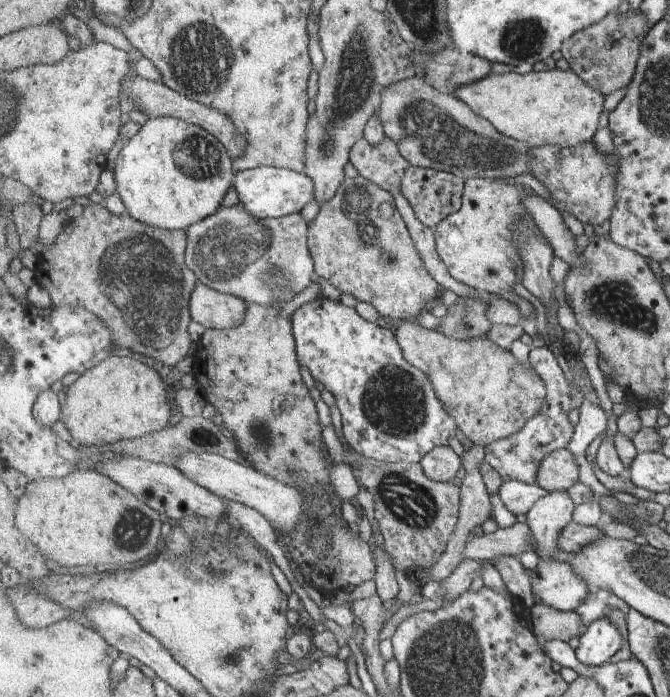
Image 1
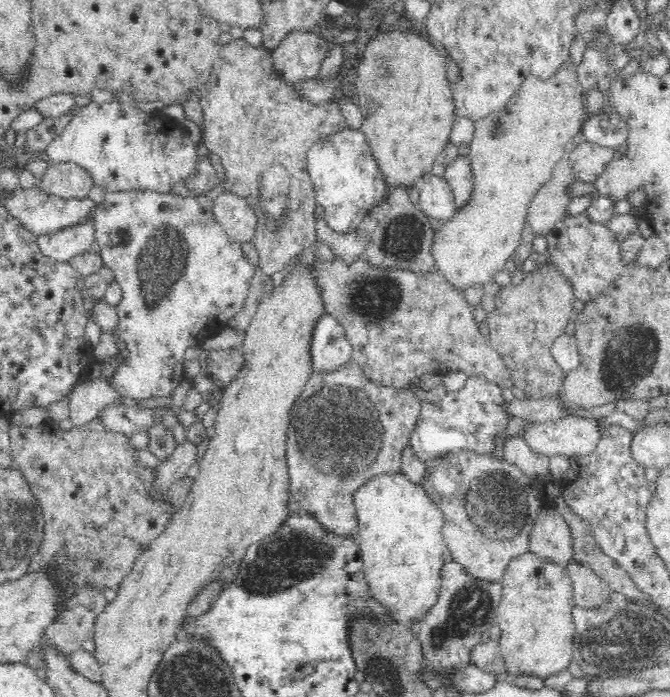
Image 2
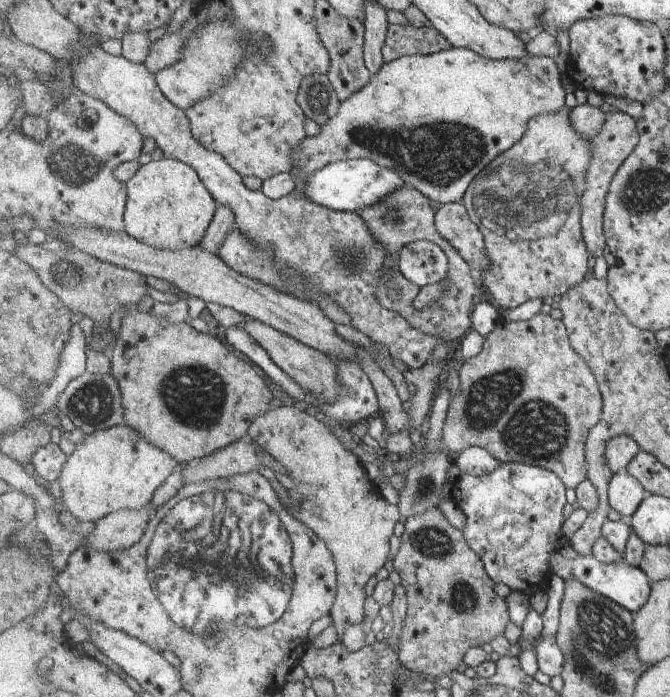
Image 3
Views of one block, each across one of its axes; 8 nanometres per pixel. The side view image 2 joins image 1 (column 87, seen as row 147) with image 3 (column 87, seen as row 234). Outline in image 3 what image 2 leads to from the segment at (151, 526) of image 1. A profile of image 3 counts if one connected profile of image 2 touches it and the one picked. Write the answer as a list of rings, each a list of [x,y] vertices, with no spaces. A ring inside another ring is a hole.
[[[127,424],[99,429],[76,445],[59,478],[62,504],[83,522],[94,522],[125,509],[142,509],[176,469],[176,458]]]

